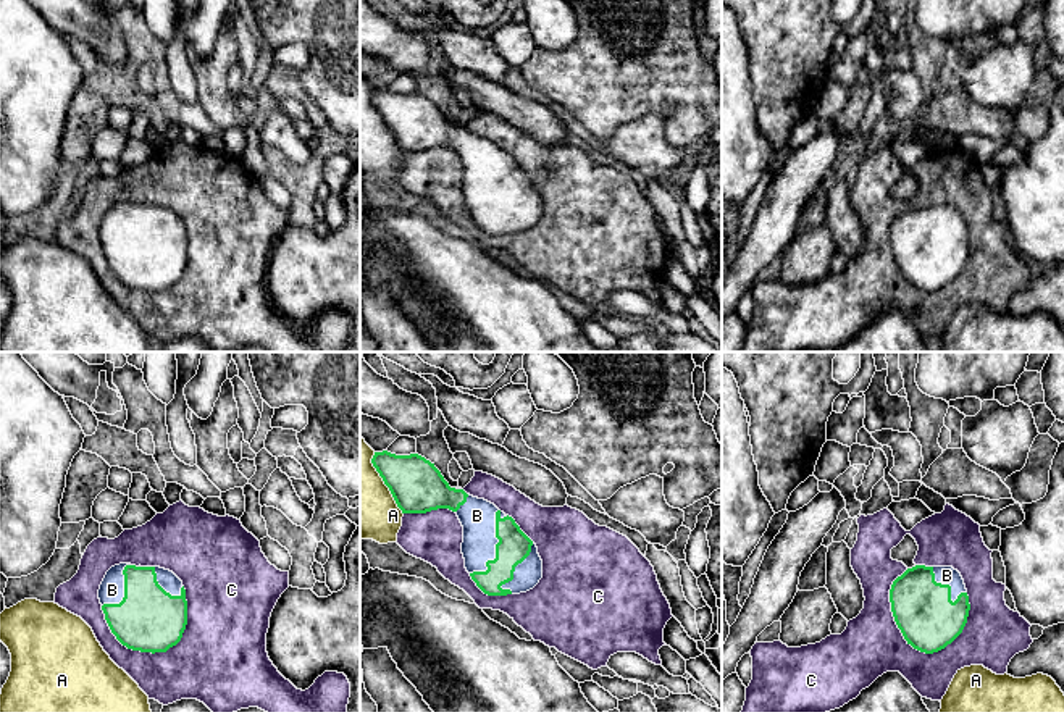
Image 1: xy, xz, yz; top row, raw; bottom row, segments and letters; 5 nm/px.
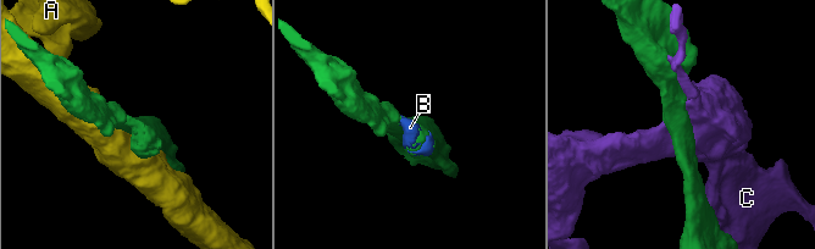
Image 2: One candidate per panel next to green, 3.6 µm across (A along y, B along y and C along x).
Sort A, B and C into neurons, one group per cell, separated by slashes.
A / B / C

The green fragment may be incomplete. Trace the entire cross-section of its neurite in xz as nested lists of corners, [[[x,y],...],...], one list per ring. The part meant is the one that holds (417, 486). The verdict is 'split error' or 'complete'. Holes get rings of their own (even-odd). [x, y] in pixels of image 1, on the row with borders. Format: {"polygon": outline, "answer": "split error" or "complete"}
{"polygon": [[[387,450],[375,452],[373,467],[389,488],[402,513],[426,513],[449,509],[463,526],[462,554],[465,568],[476,586],[488,596],[520,594],[533,589],[542,578],[542,560],[536,544],[520,530],[515,520],[494,504],[450,488],[441,471],[418,454],[396,455]]], "answer": "split error"}

